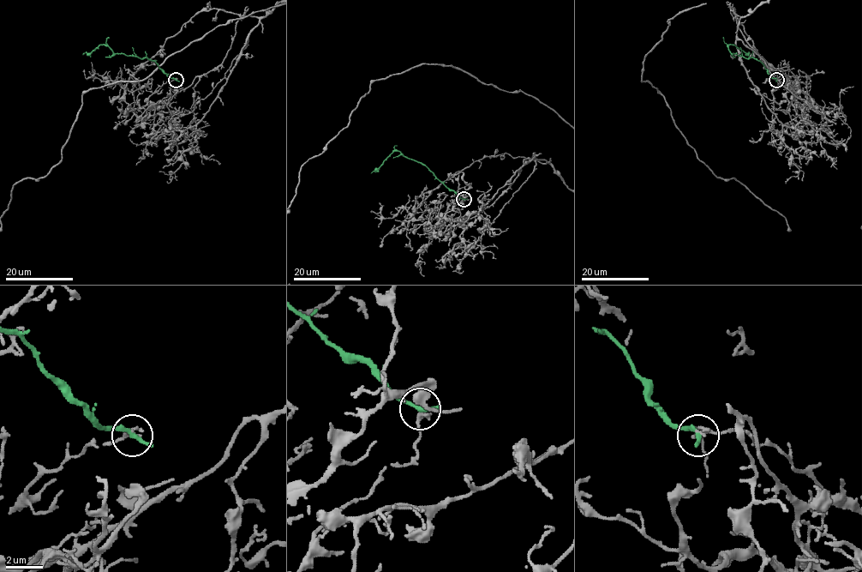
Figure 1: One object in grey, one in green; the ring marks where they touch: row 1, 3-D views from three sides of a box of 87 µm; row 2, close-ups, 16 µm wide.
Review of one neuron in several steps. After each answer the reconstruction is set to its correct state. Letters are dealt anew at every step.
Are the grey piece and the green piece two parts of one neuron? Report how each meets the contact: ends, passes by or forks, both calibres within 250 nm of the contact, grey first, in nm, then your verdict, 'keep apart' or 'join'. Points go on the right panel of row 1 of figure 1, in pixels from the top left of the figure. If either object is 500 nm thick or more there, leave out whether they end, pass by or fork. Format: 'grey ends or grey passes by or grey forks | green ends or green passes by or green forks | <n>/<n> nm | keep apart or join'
grey ends | green ends | 240/300 nm | keep apart

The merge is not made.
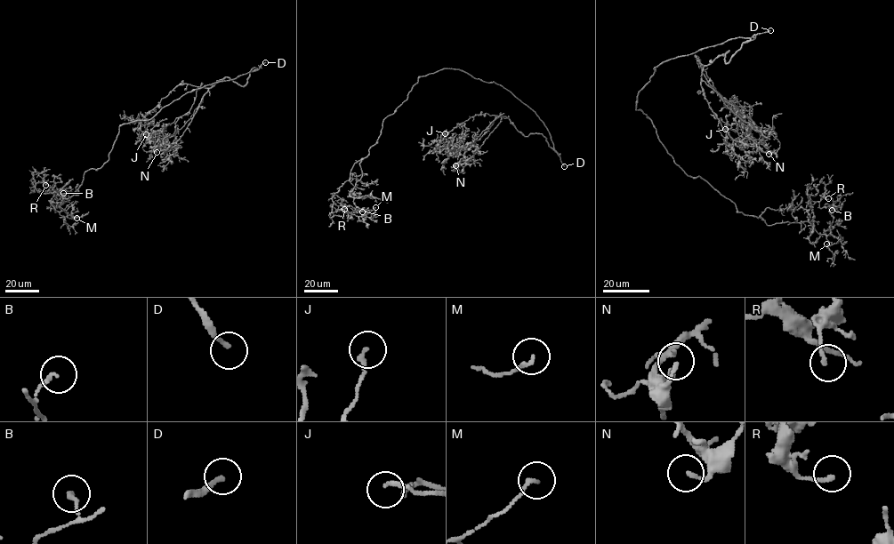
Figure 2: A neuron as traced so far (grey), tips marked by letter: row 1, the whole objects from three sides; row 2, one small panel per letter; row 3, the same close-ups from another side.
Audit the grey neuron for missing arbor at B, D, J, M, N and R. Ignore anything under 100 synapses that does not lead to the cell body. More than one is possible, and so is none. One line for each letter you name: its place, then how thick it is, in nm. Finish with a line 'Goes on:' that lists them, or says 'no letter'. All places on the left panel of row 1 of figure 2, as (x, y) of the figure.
D: Place: (265, 62). Thickness 200 nm
Goes on: D

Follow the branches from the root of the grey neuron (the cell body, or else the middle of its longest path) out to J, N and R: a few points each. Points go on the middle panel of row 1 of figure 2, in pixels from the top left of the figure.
J: (483, 81), (528, 106), (555, 151), (541, 133), (524, 136), (507, 118), (487, 114), (439, 144), (445, 133)
N: (483, 81), (501, 84), (528, 106), (555, 151), (541, 133), (524, 136), (499, 116), (455, 165)
R: (483, 81), (452, 68), (421, 76), (334, 194), (332, 201), (344, 209)

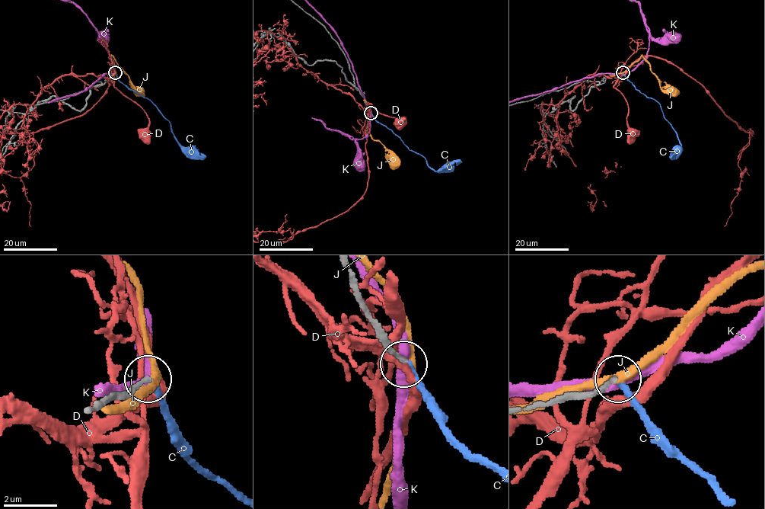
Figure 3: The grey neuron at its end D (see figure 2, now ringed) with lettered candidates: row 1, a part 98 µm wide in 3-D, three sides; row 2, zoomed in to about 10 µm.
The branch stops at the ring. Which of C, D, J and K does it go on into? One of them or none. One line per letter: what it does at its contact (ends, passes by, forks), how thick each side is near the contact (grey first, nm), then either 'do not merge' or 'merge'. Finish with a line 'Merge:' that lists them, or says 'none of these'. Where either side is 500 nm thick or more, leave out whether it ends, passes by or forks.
C: it ends; calibres 200 and 200 nm; merge
D: it passes by; calibres 320 and 160 nm; do not merge
J: it passes by; calibres 200 and 260 nm; do not merge
K: it passes by; calibres 240 and 360 nm; do not merge
Merge: C

